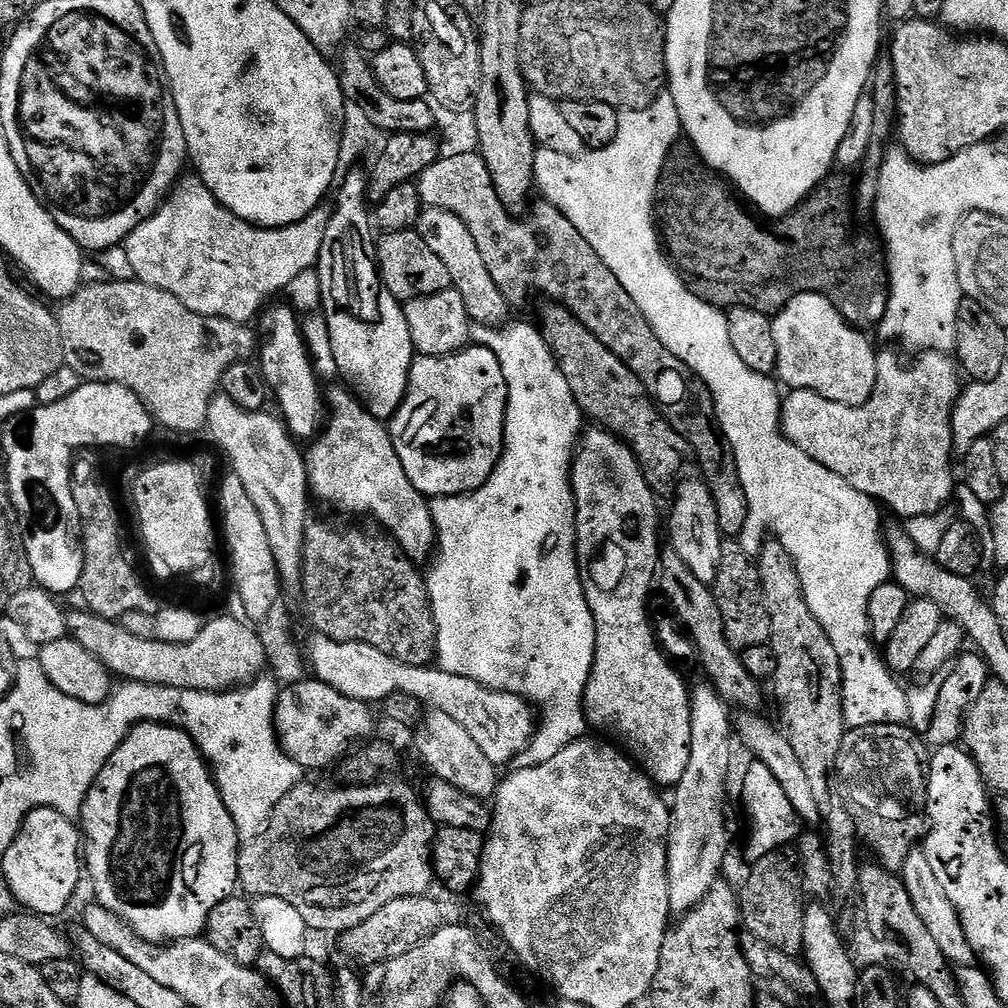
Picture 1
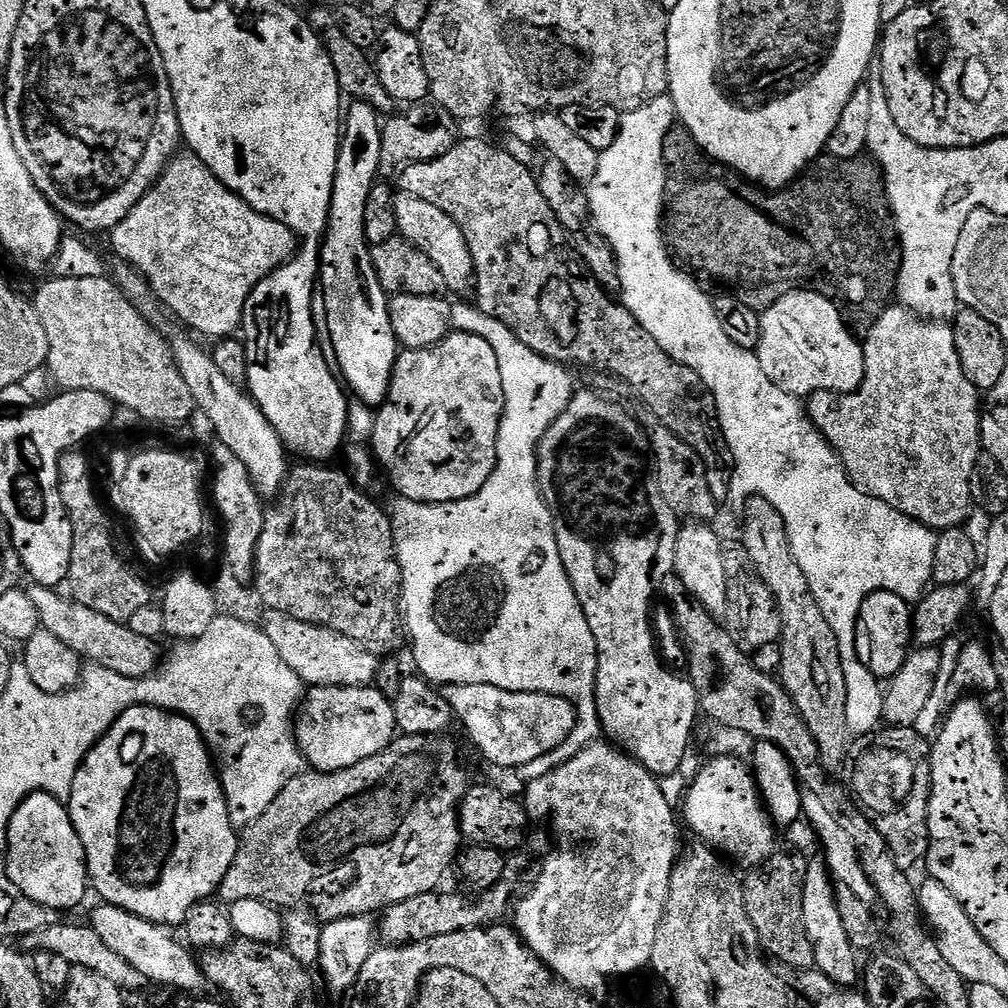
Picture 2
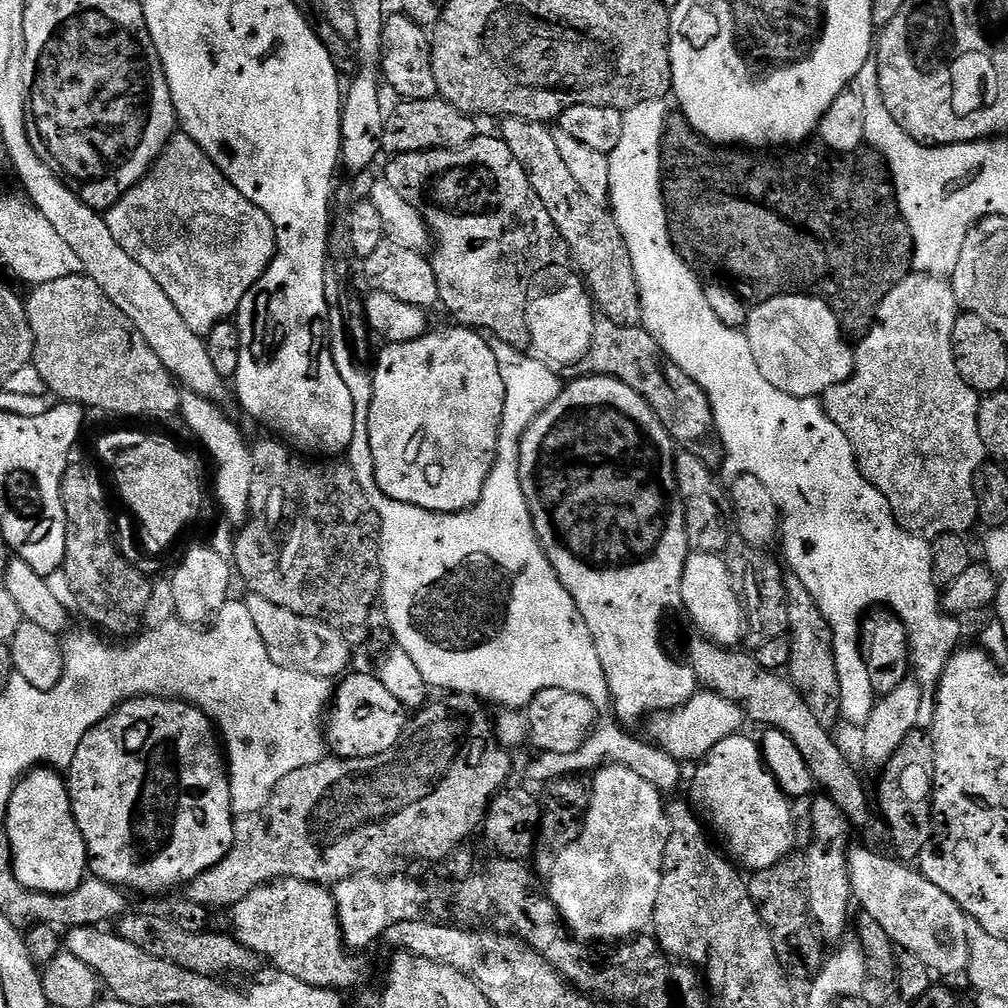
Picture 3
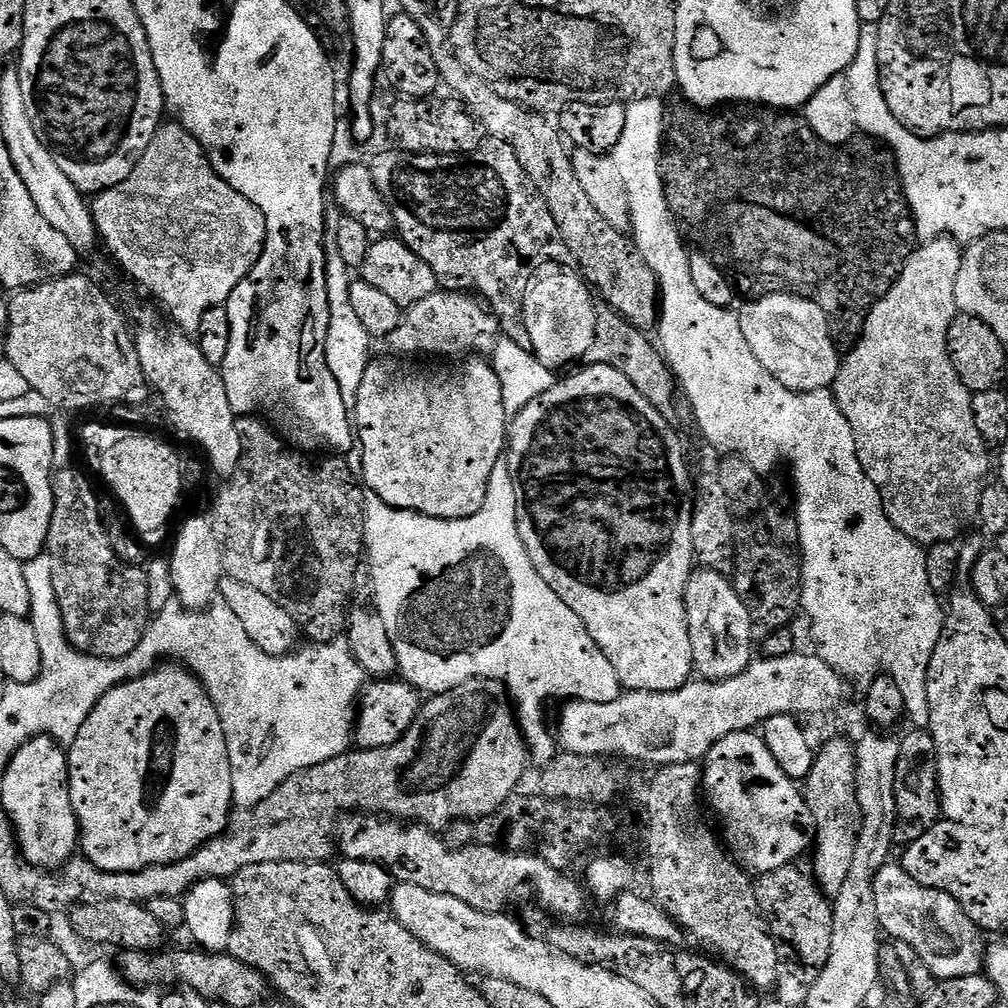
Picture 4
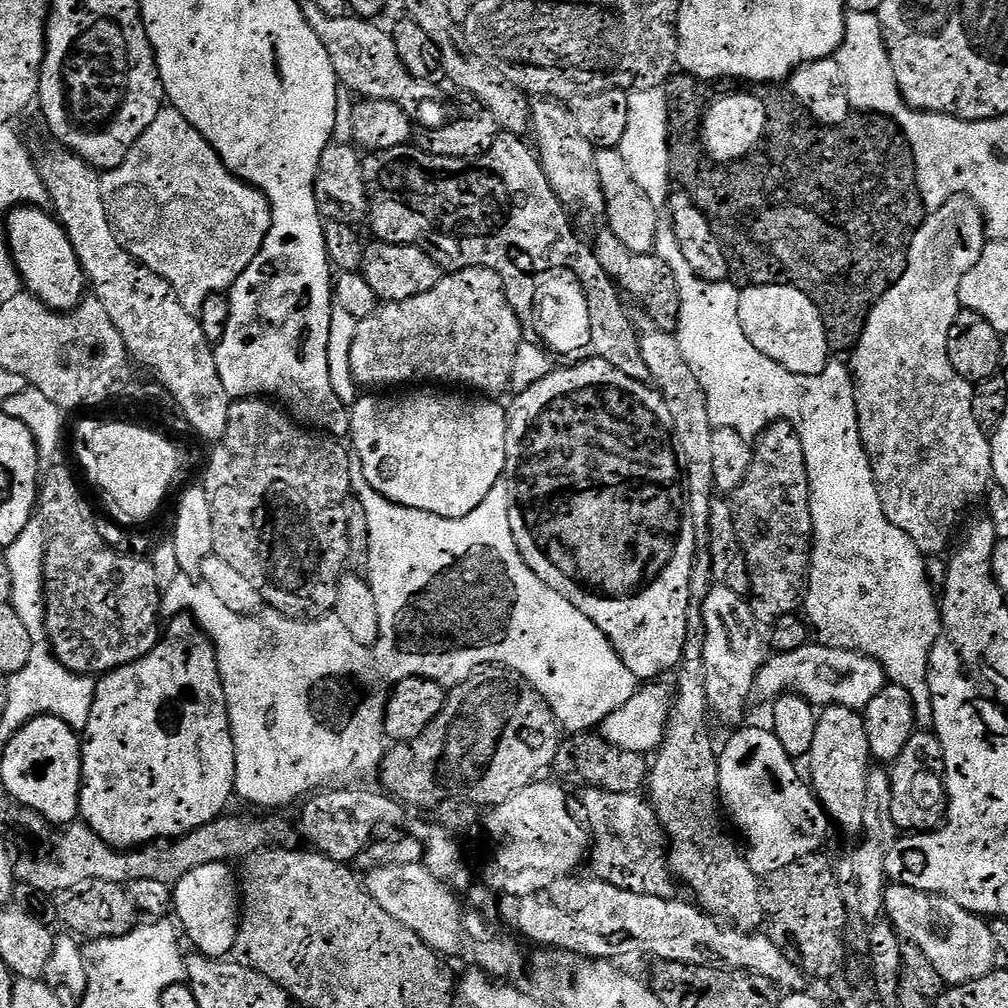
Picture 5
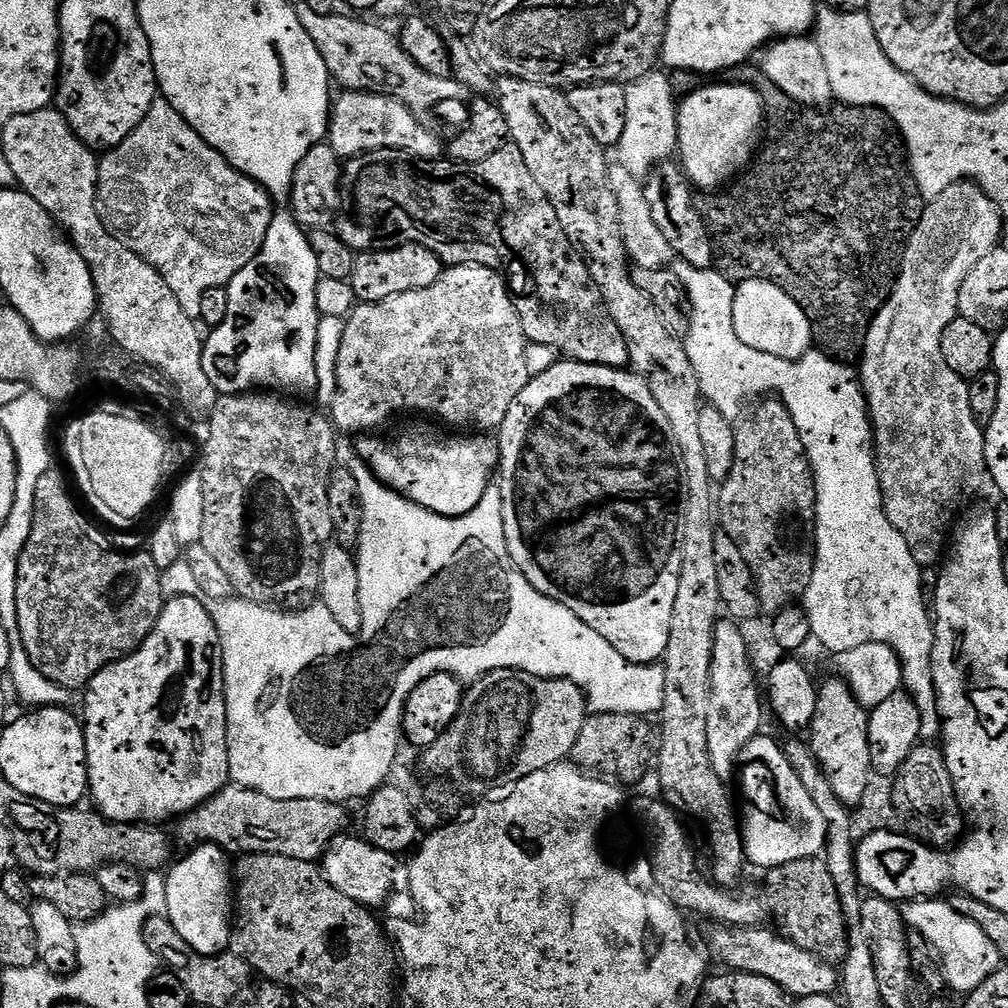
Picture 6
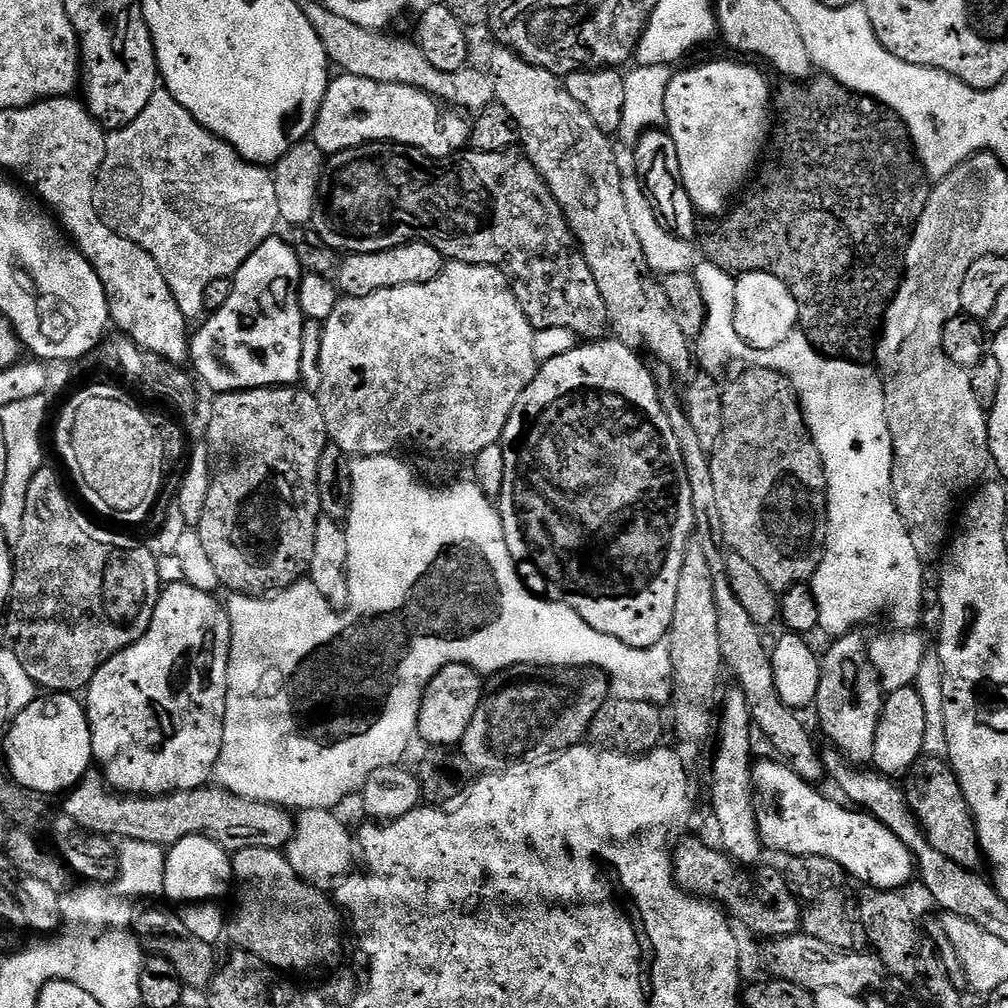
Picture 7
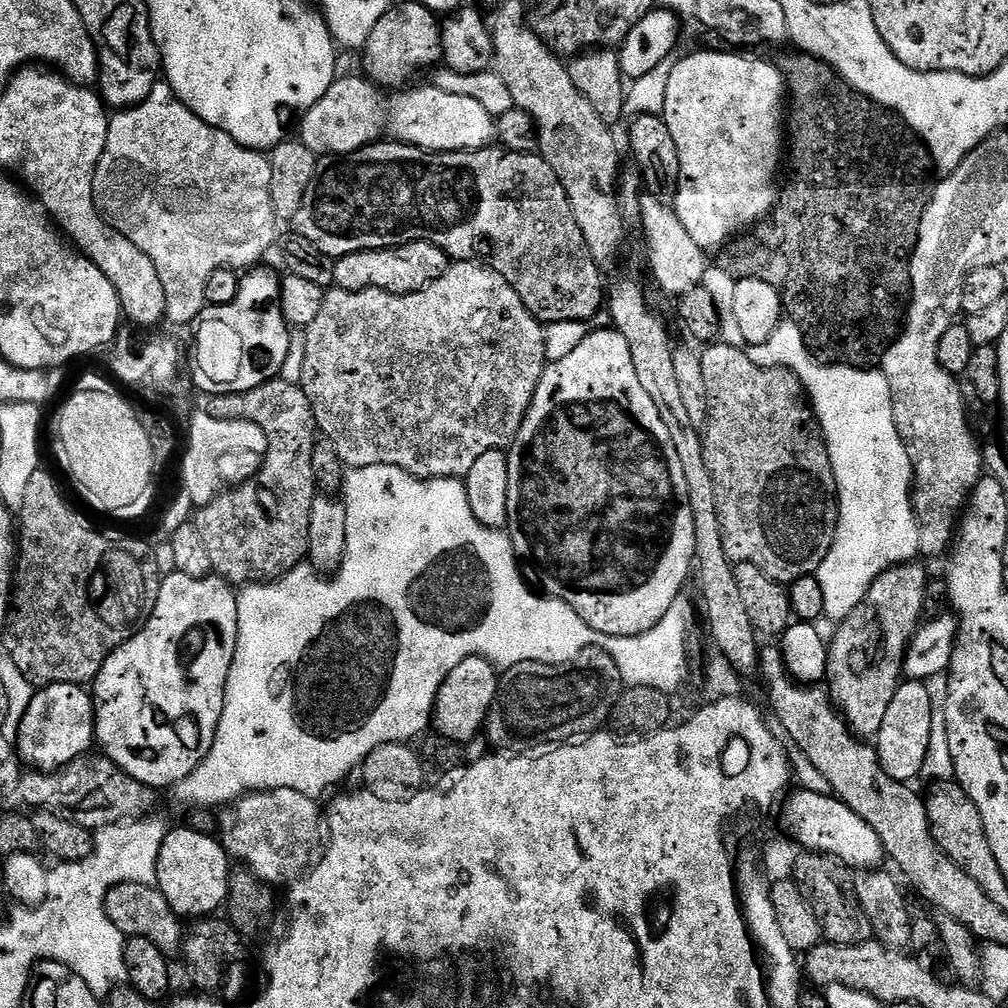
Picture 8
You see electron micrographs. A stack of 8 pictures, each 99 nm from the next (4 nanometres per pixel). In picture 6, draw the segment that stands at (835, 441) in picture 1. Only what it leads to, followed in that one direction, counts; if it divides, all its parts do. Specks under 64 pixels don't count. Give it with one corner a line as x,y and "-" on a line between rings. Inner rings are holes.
960,180
956,184
946,186
946,190
942,190
942,194
935,196
925,207
918,226
912,232
912,237
908,239
908,247
904,250
900,274
896,277
896,285
892,288
892,294
888,297
888,301
880,307
876,317
873,318
872,325
868,328
864,351
858,361
858,379
864,390
864,400
868,403
868,419
872,422
874,455
884,499
884,513
894,526
894,530
898,530
898,534
902,534
902,538
906,538
906,546
910,546
910,554
921,566
936,566
941,563
946,552
946,545
950,540
950,533
953,531
962,509
973,499
971,496
983,486
984,480
986,484
989,479
986,450
984,449
984,428
974,418
974,410
970,410
968,381
958,374
954,374
954,370
950,370
950,366
946,366
946,358
942,358
942,334
946,330
946,326
950,326
950,322
958,315
958,294
962,290
962,282
966,282
966,274
970,274
970,270
974,270
974,266
978,266
978,262
982,262
982,258
986,258
986,254
990,254
998,247
1004,228
1006,228
1006,222
1000,216
998,206
977,184
970,180

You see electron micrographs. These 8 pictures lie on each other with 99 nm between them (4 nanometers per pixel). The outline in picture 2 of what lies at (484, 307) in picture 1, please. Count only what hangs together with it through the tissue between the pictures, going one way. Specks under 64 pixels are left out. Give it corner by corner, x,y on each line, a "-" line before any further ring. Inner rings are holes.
397,191
394,218
397,233
418,250
422,250
422,254
426,254
426,258
430,258
434,266
438,266
442,278
446,278
449,293
473,291
476,271
470,246
466,246
466,234
462,234
458,222
454,222
454,218
450,218
446,210
438,210
438,206
430,206
430,202
409,192

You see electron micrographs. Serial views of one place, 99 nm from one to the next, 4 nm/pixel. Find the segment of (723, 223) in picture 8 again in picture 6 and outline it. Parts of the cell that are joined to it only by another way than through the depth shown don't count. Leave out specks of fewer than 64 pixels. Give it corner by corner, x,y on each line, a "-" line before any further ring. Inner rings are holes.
712,84
679,101
676,135
679,163
697,189
720,190
736,179
753,159
764,124
764,106
758,93
747,84

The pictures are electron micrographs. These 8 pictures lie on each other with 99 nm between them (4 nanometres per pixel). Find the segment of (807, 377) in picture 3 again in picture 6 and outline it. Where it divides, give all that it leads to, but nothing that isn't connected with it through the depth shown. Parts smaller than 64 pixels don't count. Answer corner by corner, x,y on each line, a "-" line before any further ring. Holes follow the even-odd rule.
745,280
735,289
732,298
734,330
746,346
762,350
762,354
774,354
774,358
798,360
813,347
812,324
806,318
802,306
790,298
783,288
768,280

